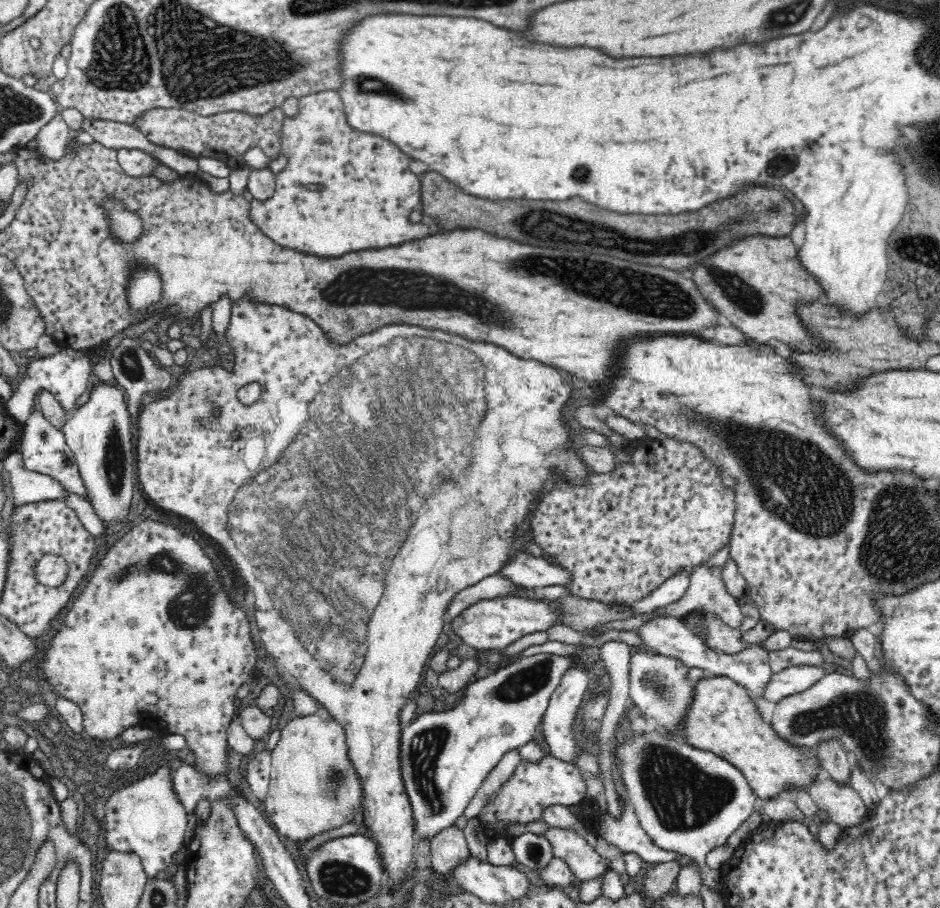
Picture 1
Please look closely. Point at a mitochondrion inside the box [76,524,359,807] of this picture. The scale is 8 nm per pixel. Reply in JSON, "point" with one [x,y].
{"point":[190,609]}

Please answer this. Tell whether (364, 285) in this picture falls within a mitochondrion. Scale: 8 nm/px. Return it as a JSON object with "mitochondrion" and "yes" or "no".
{"mitochondrion":"yes"}

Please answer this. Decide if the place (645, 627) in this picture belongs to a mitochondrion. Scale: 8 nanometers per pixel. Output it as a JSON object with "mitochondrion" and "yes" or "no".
{"mitochondrion":"no"}

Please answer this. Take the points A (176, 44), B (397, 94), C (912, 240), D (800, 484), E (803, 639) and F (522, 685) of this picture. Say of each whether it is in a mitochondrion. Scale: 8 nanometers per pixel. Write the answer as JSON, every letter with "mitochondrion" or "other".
{"A":"mitochondrion","B":"mitochondrion","C":"mitochondrion","D":"mitochondrion","E":"other","F":"mitochondrion"}

